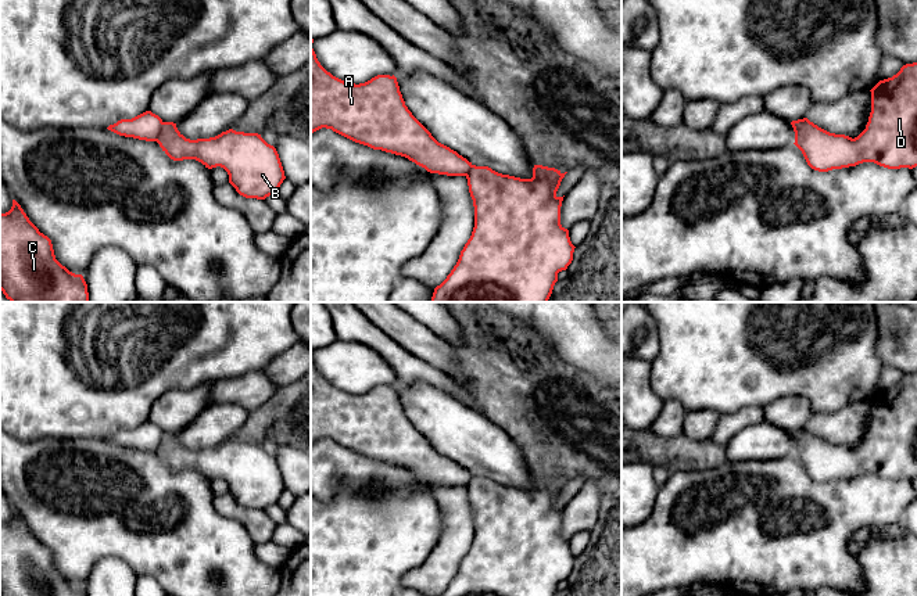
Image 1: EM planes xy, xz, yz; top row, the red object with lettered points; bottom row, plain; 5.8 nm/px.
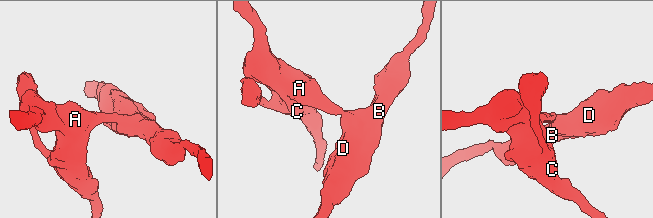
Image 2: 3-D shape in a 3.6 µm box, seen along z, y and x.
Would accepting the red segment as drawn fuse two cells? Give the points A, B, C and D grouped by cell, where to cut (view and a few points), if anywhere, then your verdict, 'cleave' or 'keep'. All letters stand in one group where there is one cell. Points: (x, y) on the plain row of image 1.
groups A C / B D; cut xy (164, 433), (156, 451); cleave

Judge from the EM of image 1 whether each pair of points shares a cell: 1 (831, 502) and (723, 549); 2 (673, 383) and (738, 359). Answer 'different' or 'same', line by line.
1: same
2: same

